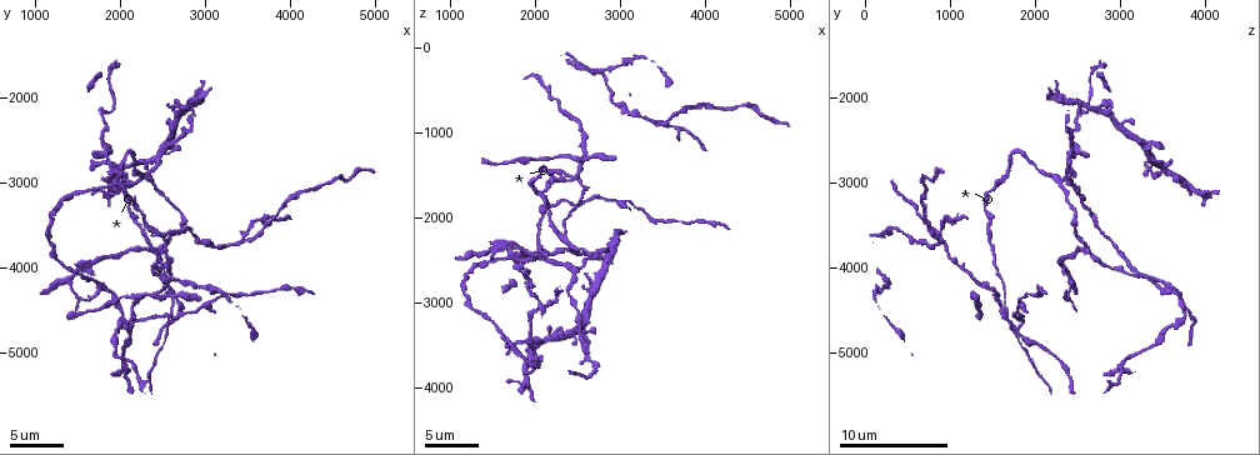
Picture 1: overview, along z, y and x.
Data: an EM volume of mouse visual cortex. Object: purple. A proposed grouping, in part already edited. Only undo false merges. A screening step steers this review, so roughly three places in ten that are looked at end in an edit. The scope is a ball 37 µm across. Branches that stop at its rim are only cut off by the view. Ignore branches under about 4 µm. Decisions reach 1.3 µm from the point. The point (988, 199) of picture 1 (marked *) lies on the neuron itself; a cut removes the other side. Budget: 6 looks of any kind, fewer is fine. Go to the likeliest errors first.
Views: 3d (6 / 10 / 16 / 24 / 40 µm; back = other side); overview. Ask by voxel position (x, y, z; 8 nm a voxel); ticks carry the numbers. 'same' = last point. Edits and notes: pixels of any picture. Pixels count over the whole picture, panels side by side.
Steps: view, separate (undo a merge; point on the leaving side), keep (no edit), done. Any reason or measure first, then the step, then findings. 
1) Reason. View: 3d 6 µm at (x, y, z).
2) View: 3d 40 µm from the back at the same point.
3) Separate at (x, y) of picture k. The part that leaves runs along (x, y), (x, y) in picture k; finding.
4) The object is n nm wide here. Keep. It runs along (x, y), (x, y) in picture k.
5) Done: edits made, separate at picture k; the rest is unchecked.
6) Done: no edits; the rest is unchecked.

Three-way junction. View: 3d 10 µm at (3450, 3600, 900).

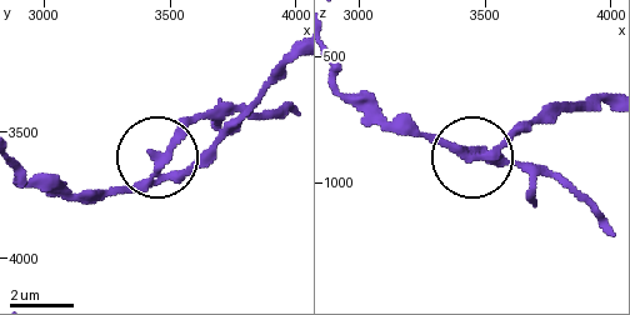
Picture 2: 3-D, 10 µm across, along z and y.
The object is 250 nm wide here. Keep. One neuron here.

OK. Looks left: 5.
A fork. View: 3d 16 µm at (2100, 4750, 1800).

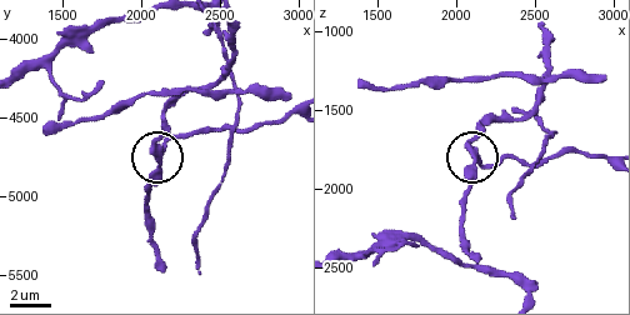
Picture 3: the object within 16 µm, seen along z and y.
3 arms meet here. Separate at (181, 135) of picture 3. The part that leaves runs along (475, 156), (490, 166), (606, 156) in picture 3; two neurons meet here.

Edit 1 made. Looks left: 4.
View: overview.

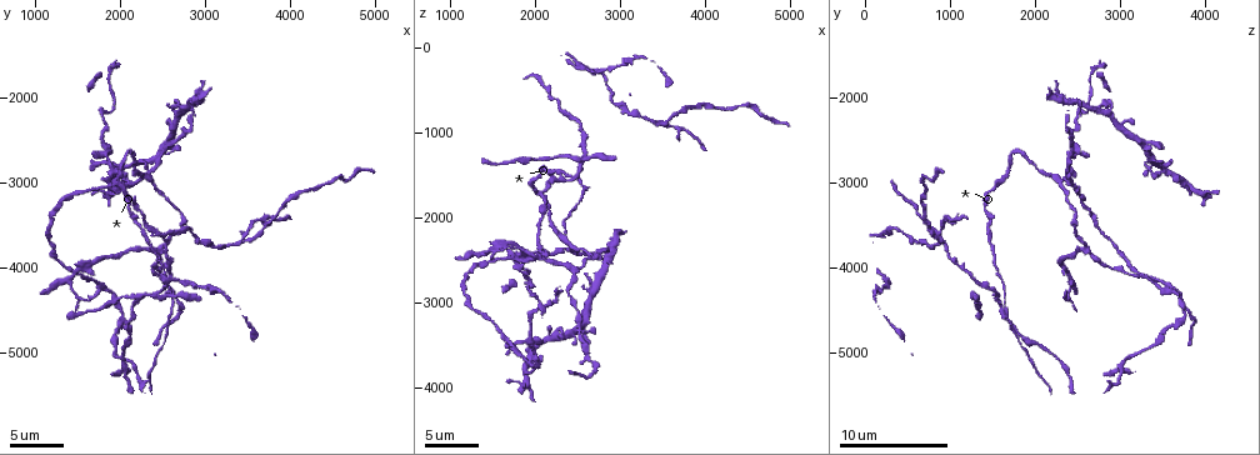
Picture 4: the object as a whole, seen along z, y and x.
Arms part here. View: 3d 10 µm at (2400, 3800, 2600).

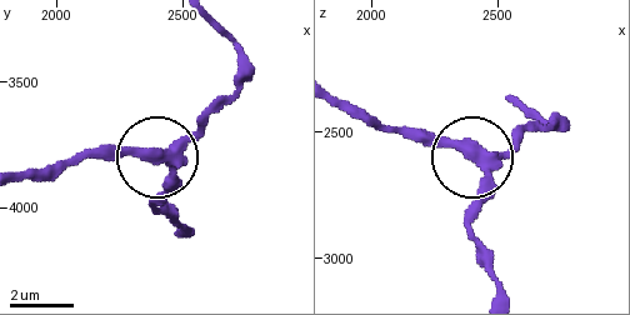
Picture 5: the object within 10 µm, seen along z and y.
3 arms meet here. Keep. It runs along (208, 21), (240, 61), (233, 94), (160, 156), (81, 150) in picture 5; one neuron here.

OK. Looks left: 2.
Done: edits made, separate at picture 3; the rest is unchecked.

